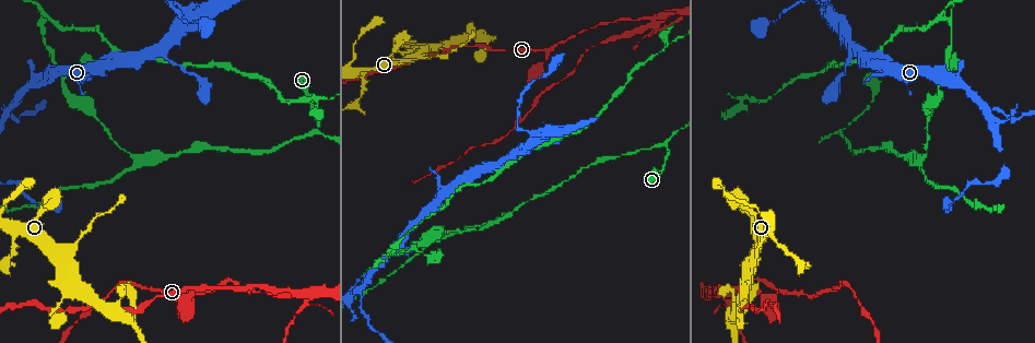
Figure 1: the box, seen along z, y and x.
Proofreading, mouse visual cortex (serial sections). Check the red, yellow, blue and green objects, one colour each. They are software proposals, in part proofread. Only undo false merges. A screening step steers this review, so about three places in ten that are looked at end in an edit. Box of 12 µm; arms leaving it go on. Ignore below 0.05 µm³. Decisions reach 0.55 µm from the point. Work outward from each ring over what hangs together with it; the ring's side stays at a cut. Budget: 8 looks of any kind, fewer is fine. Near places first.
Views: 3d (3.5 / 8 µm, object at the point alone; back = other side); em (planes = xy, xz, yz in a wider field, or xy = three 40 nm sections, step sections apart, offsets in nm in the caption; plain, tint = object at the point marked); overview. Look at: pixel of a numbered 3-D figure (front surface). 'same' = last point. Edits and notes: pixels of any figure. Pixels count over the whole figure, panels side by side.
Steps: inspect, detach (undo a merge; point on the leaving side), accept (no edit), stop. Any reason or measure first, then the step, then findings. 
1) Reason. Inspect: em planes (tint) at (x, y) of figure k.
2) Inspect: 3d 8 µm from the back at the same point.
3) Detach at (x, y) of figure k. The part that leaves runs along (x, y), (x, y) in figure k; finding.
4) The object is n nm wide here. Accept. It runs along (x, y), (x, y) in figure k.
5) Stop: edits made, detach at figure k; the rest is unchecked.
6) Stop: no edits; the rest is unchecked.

A fork. Inspect: 3d 3.5 µm at (842, 134) of figure 1.

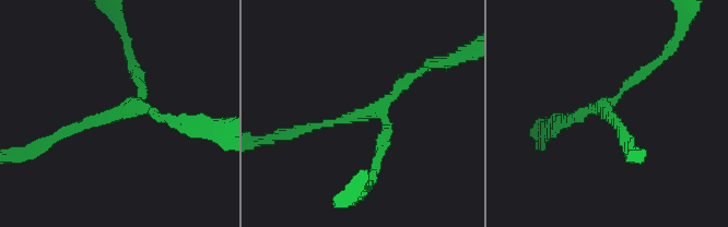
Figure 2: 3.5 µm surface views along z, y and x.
3 arms meet here; the arms are 150, 150, 150 nm wide; now the EM. Inspect: em xy step 3 (plain) at (608, 106) of figure 2.

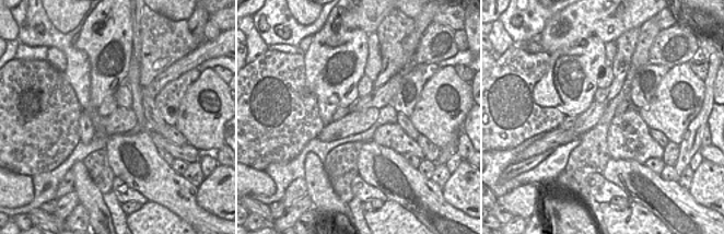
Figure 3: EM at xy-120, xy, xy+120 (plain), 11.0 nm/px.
With the object marked. Inspect: em xy step 3 (tint) at the same point.

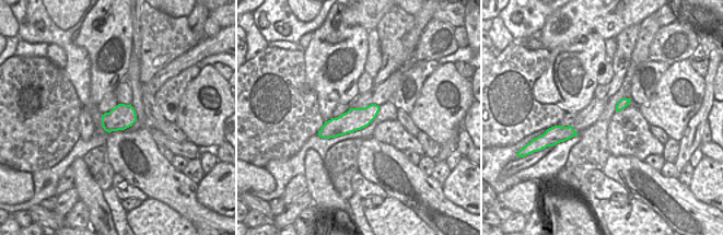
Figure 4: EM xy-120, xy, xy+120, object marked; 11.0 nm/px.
The object is 260 nm wide here. Accept. It runs along (376, 108), (363, 117), (322, 133) in figure 4; all the same cell.

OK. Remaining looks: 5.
Three arms meet. Inspect: 3d 3.5 µm at (493, 222) of figure 1.

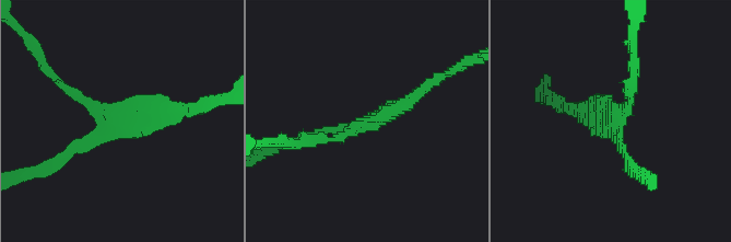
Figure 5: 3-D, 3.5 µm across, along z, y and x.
3 arms meet here; the arms are 150, 150, 200 nm wide. Inspect: em xy step 5 (plain) at (372, 120) of figure 5.

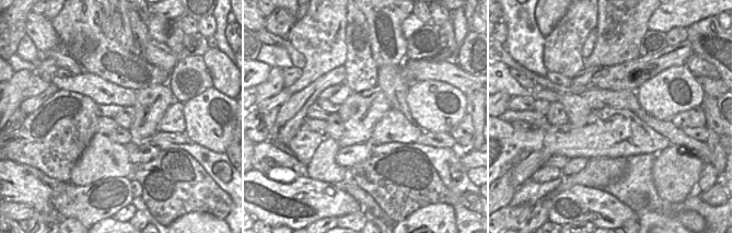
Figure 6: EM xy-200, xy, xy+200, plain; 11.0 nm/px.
Inspect: em xy step 5 (tint) at the same point.

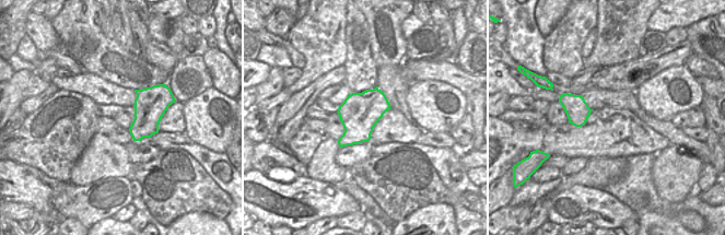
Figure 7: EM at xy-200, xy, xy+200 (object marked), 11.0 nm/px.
The object is 440 nm wide here. Accept. It runs along (432, 82), (375, 122), (308, 143) in figure 5; all the same cell.

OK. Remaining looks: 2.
Stop: no edits; the rest is unchecked.

